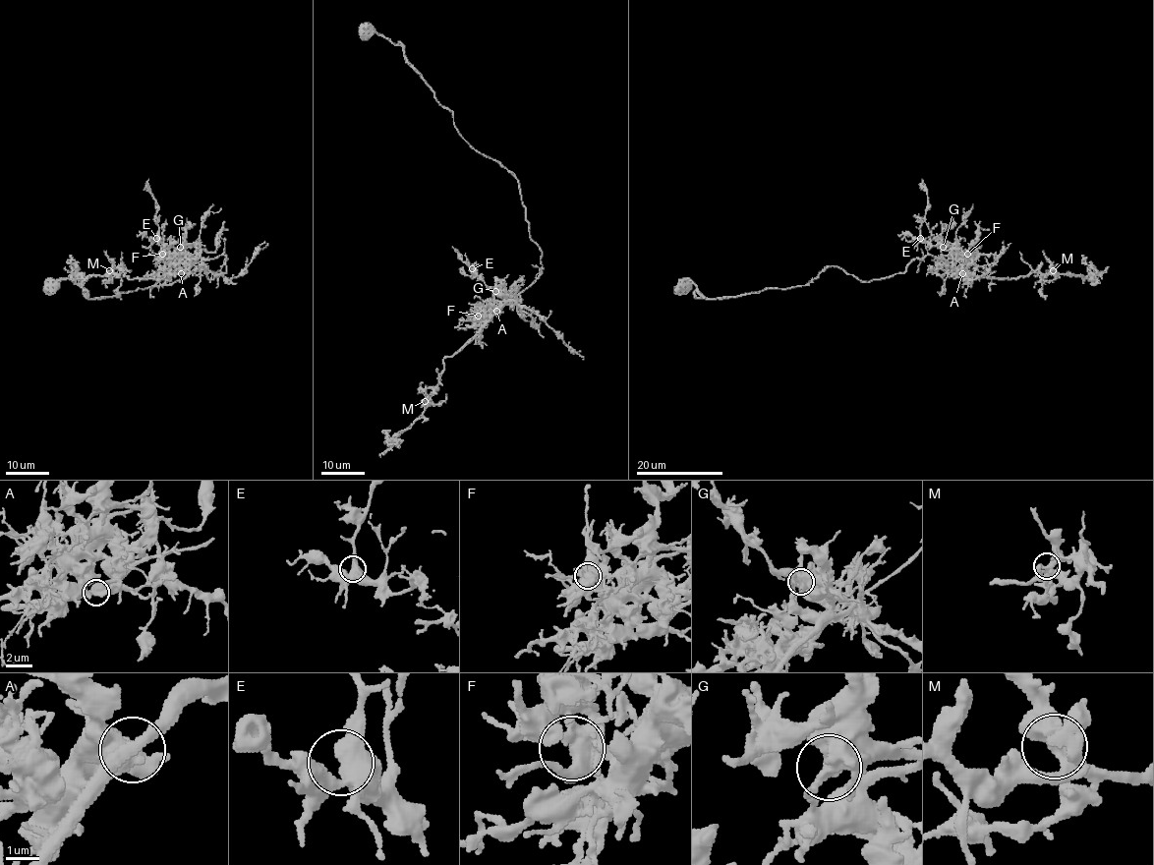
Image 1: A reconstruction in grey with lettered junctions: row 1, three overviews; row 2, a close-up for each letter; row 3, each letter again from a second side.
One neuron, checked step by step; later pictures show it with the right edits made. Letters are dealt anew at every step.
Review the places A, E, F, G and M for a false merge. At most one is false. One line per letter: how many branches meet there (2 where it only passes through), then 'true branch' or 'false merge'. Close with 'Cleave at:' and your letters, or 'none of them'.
A: branches 3; true branch
E: branches 4; true branch
F: branches 3; true branch
G: branches 3; false merge
M: branches 3; true branch
Cleave at: G

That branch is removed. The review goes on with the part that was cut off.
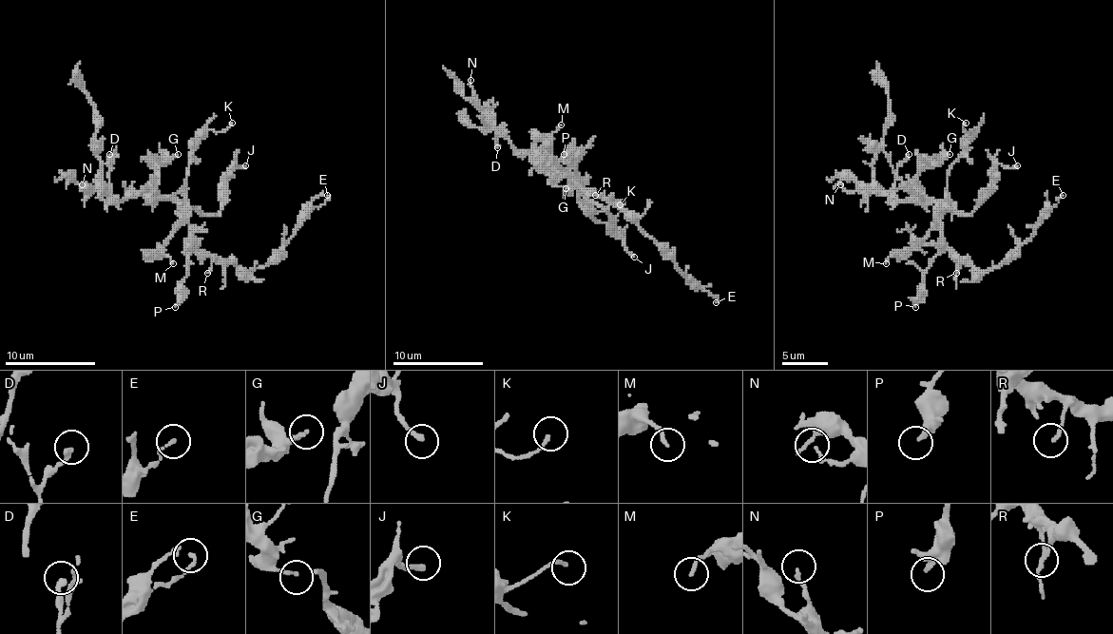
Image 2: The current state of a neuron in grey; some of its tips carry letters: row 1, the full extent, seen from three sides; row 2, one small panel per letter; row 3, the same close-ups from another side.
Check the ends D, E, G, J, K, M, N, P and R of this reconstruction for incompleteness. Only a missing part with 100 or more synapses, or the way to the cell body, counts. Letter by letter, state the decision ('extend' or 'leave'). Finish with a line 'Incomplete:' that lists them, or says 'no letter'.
D: leave
E: leave
G: leave
J: leave
K: leave
M: leave
N: leave
P: leave
R: leave
Incomplete: no letter

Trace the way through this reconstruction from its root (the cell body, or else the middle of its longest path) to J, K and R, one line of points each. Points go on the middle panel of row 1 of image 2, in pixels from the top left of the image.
J: (572, 180), (590, 200), (608, 214), (611, 227), (624, 240), (624, 247), (634, 257)
K: (572, 180), (577, 198), (582, 202), (588, 202), (598, 211), (606, 209), (613, 202), (620, 204)
R: (572, 180), (577, 180), (586, 191), (595, 191), (600, 195), (595, 195)

